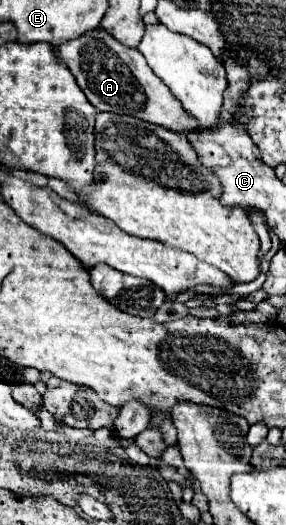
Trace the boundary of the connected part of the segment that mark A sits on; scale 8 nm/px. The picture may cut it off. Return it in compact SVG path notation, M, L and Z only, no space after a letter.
M100 28L90 30L84 36L62 44L58 48L58 60L68 66L68 70L74 74L78 86L82 88L90 104L100 112L128 114L180 134L202 128L196 122L196 118L192 118L180 106L180 102L174 98L168 86L164 86L164 82L160 82L160 78L152 74L152 70L144 62L144 56L138 50L120 44Z

